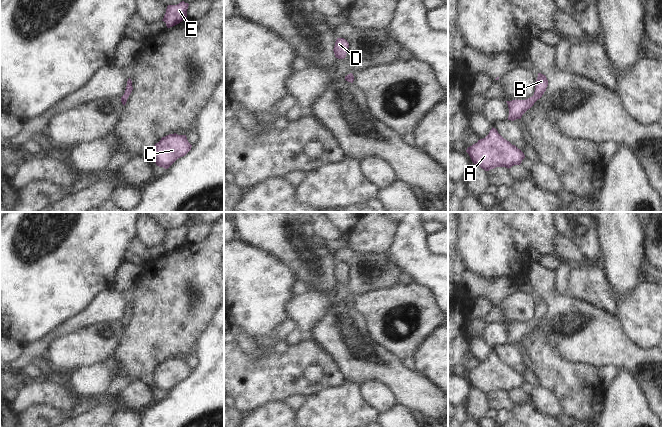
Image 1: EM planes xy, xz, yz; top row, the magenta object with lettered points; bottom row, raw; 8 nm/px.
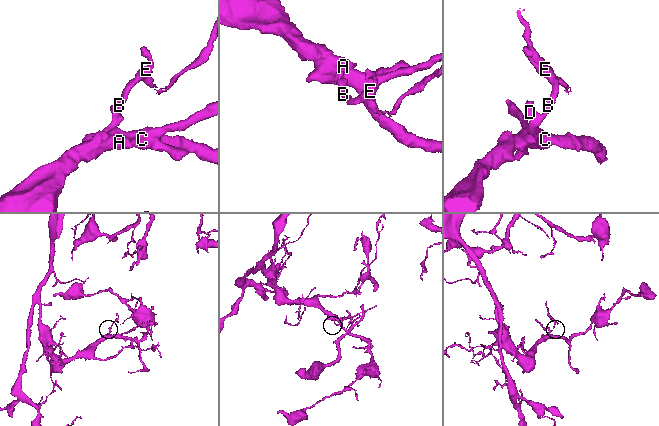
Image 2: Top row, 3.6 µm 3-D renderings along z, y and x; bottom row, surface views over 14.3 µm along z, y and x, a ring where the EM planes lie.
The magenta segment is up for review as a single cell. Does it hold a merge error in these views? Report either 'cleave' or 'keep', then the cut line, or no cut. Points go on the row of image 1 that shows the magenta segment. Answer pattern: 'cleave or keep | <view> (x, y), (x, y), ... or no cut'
keep | no cut

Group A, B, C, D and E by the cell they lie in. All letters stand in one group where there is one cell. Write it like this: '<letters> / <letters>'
A B C D E

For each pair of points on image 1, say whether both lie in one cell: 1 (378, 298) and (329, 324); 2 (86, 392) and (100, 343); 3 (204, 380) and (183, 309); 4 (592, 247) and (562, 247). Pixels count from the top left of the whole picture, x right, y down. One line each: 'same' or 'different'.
1: different
2: different
3: different
4: different

